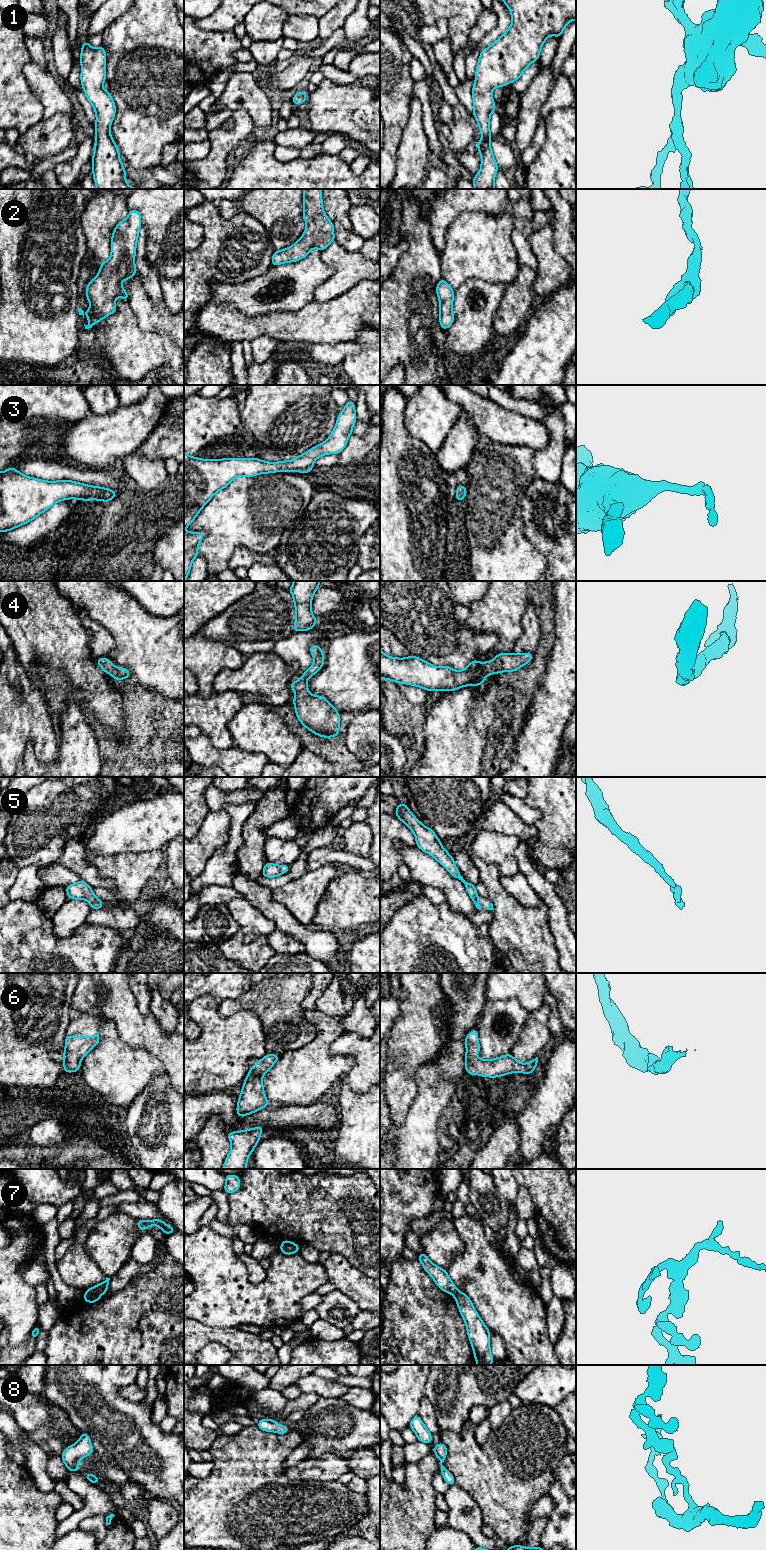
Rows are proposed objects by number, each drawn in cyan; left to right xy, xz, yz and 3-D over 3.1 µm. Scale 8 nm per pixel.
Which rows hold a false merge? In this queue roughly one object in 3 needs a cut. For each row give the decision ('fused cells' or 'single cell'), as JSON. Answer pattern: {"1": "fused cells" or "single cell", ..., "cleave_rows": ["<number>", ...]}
{"1": "single cell", "2": "single cell", "3": "single cell", "4": "single cell", "5": "single cell", "6": "single cell", "7": "single cell", "8": "single cell", "cleave_rows": []}

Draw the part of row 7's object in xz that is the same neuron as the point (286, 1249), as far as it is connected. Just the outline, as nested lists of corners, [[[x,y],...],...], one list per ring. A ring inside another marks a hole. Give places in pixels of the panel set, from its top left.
[[[282,1240],[279,1250],[285,1255],[294,1254],[299,1252],[299,1245],[288,1240]]]

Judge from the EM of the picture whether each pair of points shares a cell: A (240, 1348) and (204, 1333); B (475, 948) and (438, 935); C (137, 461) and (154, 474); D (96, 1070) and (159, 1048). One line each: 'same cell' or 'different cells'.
A: same cell
B: same cell
C: same cell
D: different cells

